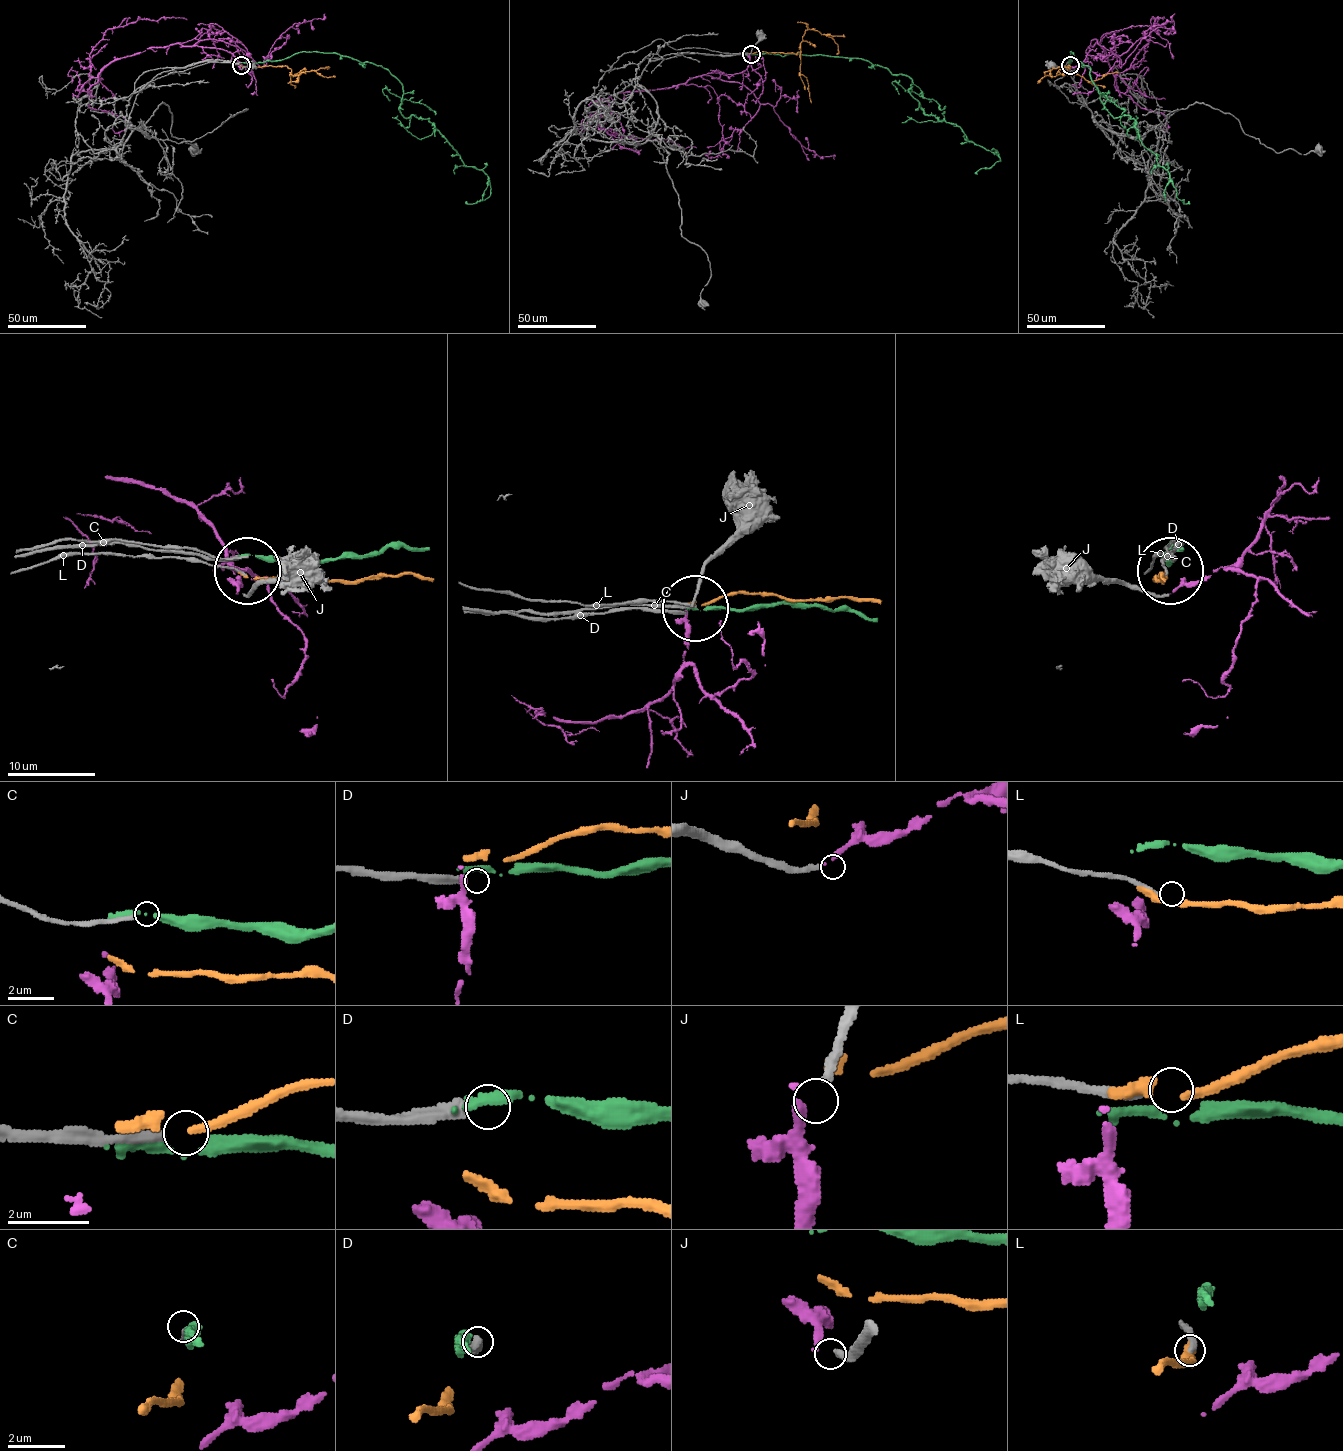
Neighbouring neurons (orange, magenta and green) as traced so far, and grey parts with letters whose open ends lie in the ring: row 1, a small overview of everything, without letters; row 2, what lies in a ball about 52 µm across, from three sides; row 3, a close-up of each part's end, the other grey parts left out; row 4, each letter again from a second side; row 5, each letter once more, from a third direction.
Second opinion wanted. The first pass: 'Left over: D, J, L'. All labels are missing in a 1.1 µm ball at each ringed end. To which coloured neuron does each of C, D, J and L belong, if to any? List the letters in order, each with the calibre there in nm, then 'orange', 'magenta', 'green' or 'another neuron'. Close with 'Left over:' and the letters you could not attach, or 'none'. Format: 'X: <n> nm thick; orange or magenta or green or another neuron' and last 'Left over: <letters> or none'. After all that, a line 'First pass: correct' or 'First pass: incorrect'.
C: 200 nm thick; another neuron
D: 320 nm thick; another neuron
J: 240 nm thick; another neuron
L: 200 nm thick; another neuron
Left over: C, D, J, L
First pass: incorrect

